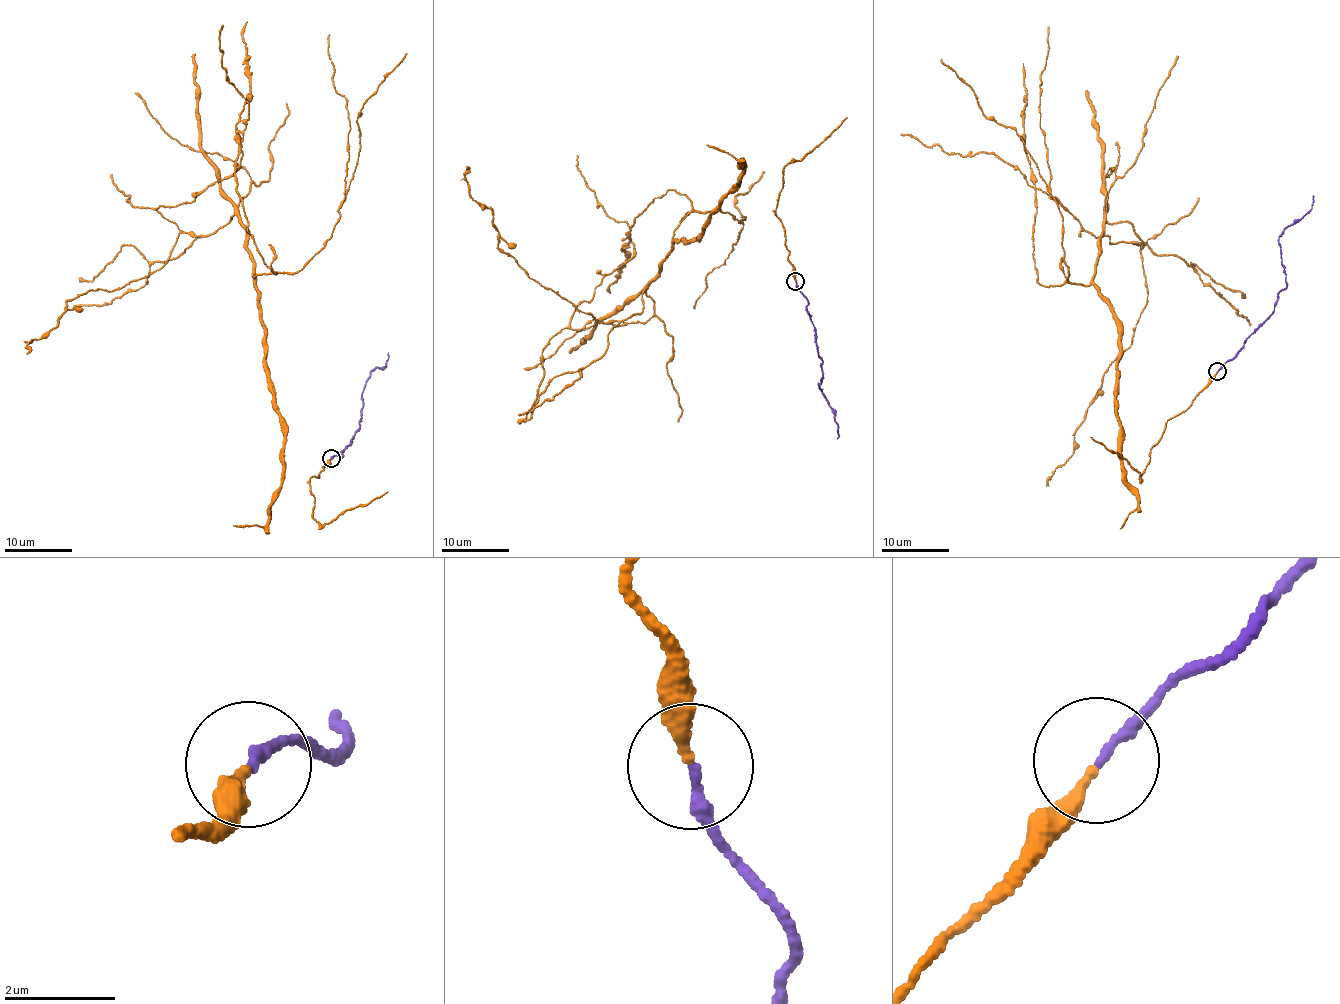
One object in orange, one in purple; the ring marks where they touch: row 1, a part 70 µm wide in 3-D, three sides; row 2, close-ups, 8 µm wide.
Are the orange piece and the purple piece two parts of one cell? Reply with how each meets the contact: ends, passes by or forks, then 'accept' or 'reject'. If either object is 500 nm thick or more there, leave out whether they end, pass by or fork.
orange ends; purple ends; accept

